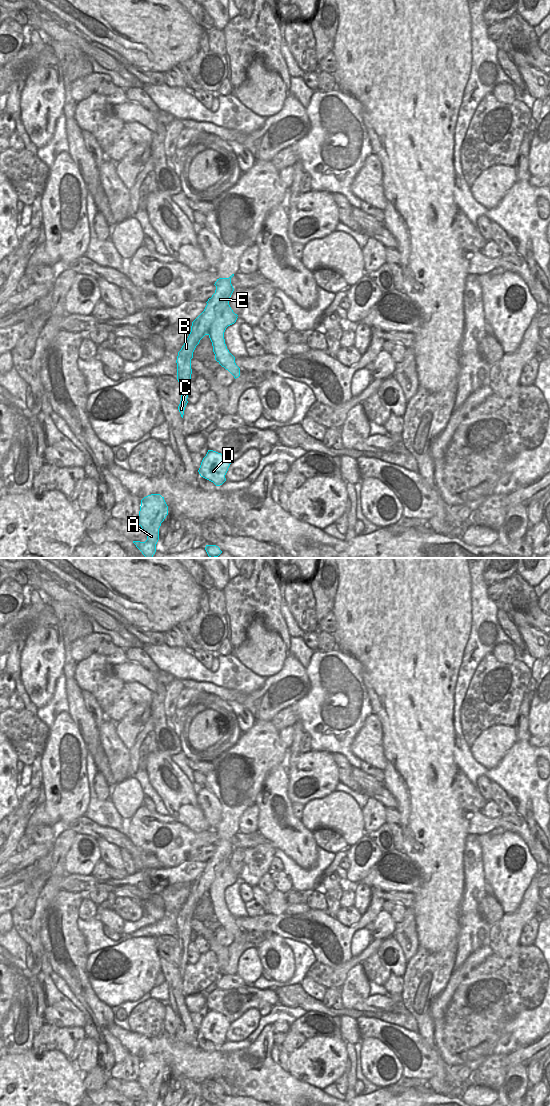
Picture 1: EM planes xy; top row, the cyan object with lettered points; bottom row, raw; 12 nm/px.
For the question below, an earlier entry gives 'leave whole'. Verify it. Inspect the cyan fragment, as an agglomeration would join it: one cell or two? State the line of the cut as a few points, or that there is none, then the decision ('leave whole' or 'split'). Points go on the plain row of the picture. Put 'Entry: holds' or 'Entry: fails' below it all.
cut xy (190, 893), (197, 904); split
Entry: fails

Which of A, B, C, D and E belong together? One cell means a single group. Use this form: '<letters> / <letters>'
A B C / D E

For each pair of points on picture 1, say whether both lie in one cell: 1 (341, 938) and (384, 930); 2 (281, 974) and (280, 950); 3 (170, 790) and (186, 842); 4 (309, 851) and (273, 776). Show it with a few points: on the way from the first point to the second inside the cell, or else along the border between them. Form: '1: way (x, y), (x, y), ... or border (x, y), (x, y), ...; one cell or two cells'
1: border (382, 909), (372, 922); two cells
2: way (281, 968), (281, 956); one cell
3: border (169, 814), (192, 830), (196, 832), (202, 831); two cells
4: way (289, 835), (272, 817), (269, 806), (271, 796); one cell

